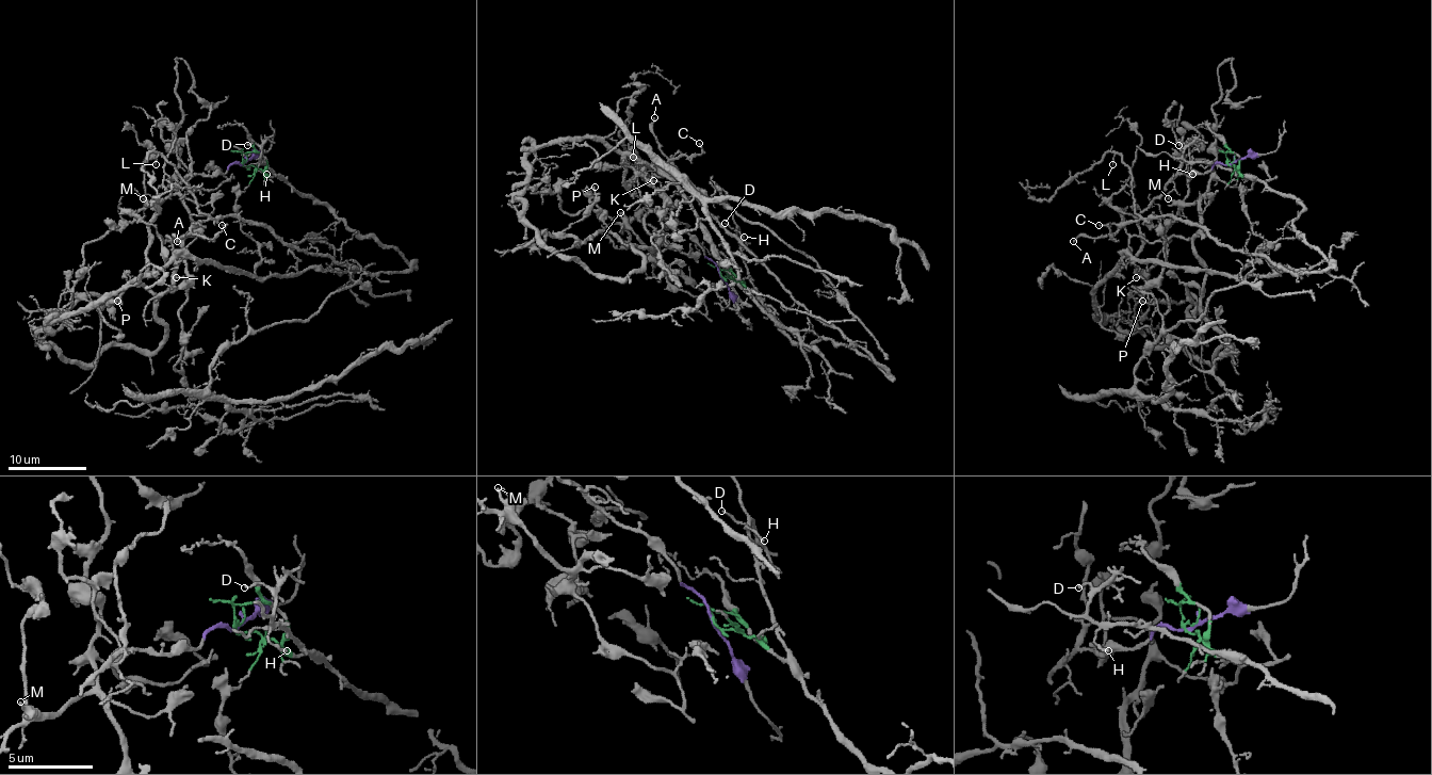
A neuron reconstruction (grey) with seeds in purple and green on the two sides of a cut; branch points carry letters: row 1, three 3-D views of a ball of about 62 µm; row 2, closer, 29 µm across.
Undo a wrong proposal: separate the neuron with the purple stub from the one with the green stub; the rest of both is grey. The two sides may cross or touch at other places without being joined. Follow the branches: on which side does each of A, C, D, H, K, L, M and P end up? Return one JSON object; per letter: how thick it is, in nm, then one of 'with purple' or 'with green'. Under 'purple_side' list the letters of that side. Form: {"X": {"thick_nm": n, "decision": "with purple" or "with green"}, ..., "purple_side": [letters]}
{"A": {"thick_nm": 140, "decision": "with green"}, "C": {"thick_nm": 120, "decision": "with green"}, "D": {"thick_nm": 110, "decision": "with green"}, "H": {"thick_nm": 130, "decision": "with green"}, "K": {"thick_nm": 120, "decision": "with purple"}, "L": {"thick_nm": 110, "decision": "with green"}, "M": {"thick_nm": 150, "decision": "with purple"}, "P": {"thick_nm": 170, "decision": "with purple"}, "purple_side": ["K", "M", "P"]}

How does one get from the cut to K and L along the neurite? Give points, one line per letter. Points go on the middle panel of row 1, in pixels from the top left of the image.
K: (721, 276), (628, 186), (625, 158), (647, 166), (637, 190), (661, 209), (653, 180)
L: (721, 276), (747, 287), (795, 341), (848, 343), (888, 373), (812, 316), (686, 186), (654, 176), (633, 157)

